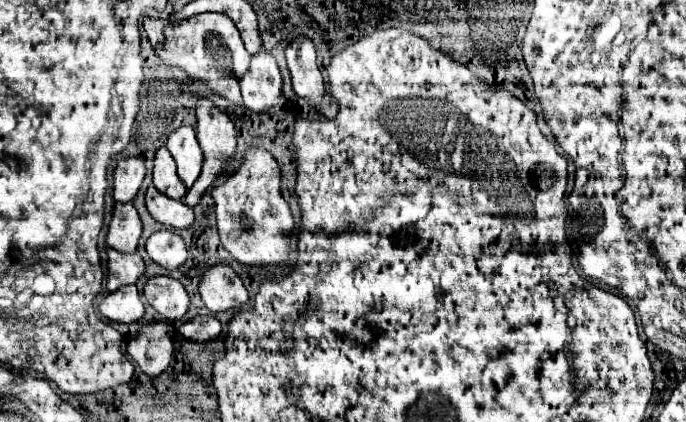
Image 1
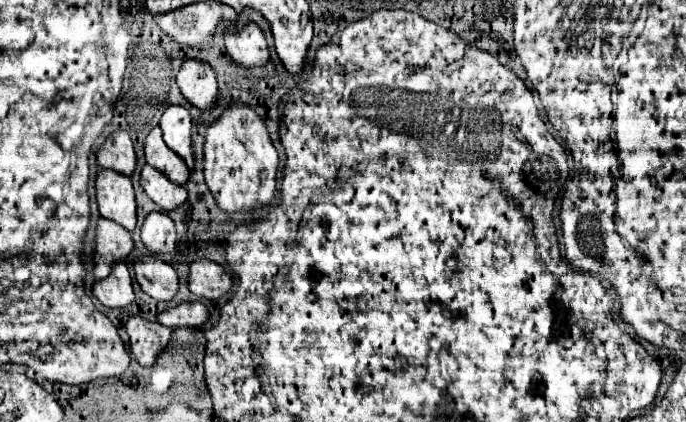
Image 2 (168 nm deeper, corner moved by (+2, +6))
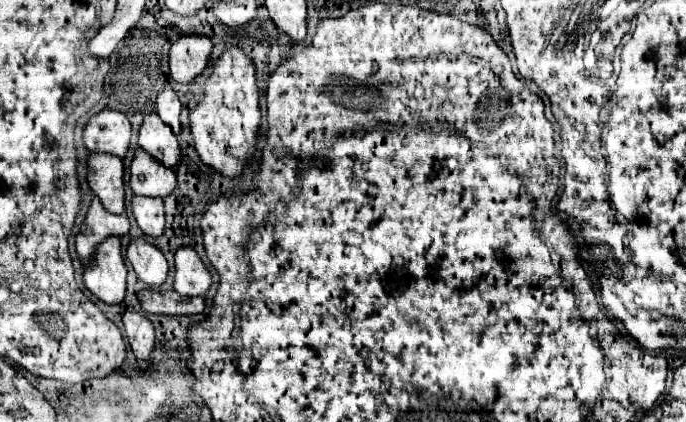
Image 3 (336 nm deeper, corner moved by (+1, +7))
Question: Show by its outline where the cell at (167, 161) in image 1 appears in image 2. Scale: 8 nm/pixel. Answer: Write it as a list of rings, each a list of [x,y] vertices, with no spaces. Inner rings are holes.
[[[154,127],[144,143],[144,157],[146,163],[160,169],[170,181],[184,185],[188,181],[190,169],[188,165],[184,165],[184,161],[180,161],[180,157],[176,157],[176,153],[172,153],[172,149],[168,149],[168,145],[164,145],[160,127]]]

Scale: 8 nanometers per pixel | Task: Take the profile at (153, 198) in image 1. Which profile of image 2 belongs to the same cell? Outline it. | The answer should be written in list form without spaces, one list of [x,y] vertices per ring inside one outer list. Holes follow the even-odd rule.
[[[150,165],[142,167],[140,185],[146,191],[146,195],[164,211],[180,207],[188,197],[186,187],[168,181],[168,177],[164,177],[164,173],[160,173],[158,169],[154,169]]]

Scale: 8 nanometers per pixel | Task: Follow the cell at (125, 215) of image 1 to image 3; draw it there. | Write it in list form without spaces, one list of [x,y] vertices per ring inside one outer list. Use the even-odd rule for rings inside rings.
[[[89,154],[89,174],[87,182],[97,194],[101,204],[111,214],[125,214],[125,186],[123,174],[125,164],[117,156],[109,154]]]

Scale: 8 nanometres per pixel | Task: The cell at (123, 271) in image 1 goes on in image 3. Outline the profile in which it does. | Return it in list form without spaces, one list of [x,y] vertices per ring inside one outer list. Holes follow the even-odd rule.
[[[93,198],[87,218],[81,224],[79,234],[75,236],[75,246],[77,246],[77,254],[83,262],[85,268],[89,268],[93,262],[93,256],[97,254],[97,248],[103,240],[107,240],[109,236],[125,236],[129,234],[129,220],[127,216],[113,216],[111,212],[105,212],[103,204]]]

